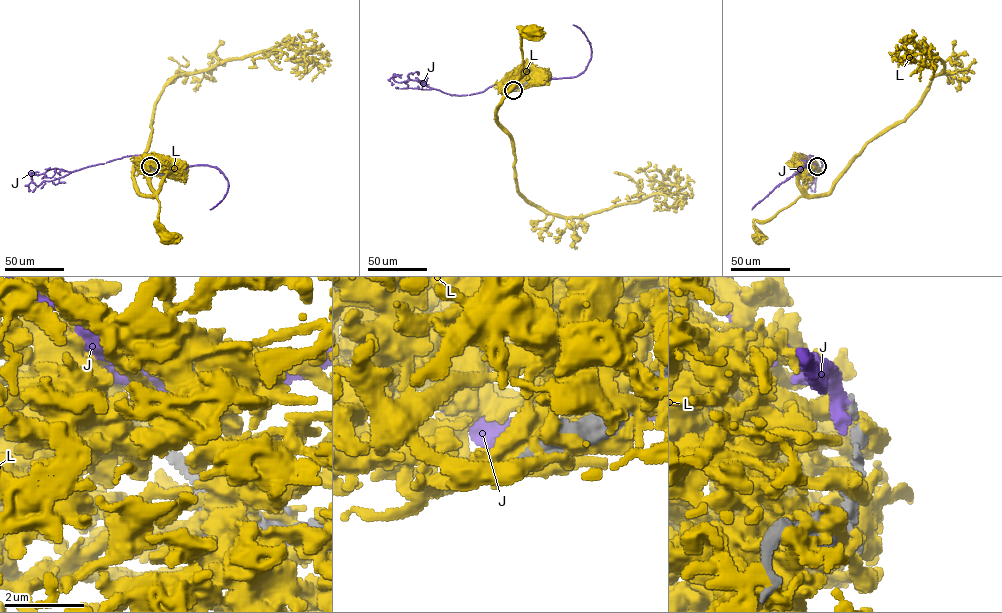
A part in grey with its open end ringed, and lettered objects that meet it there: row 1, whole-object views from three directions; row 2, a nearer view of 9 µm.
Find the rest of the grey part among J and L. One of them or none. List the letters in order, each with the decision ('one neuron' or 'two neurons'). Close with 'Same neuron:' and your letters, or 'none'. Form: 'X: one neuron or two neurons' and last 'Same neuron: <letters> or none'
J: one neuron
L: two neurons
Same neuron: J

